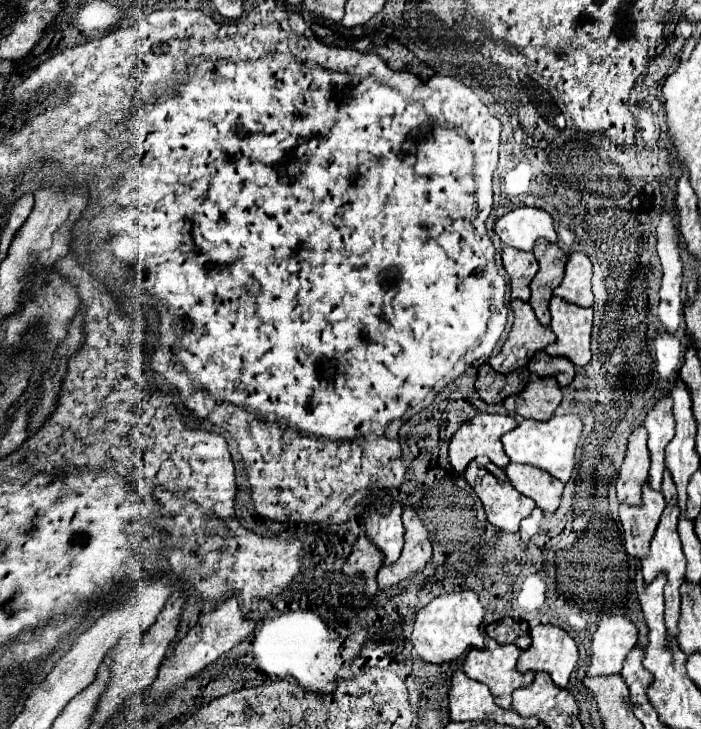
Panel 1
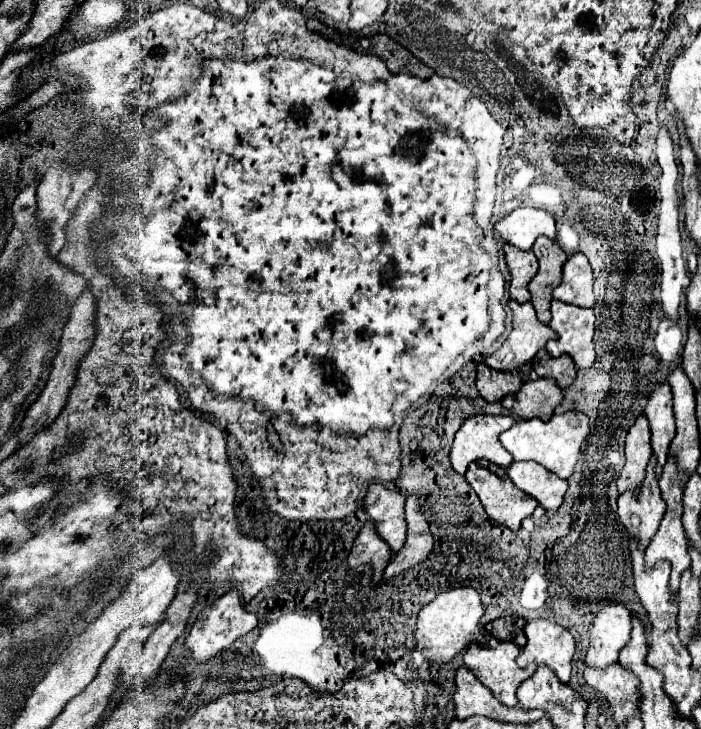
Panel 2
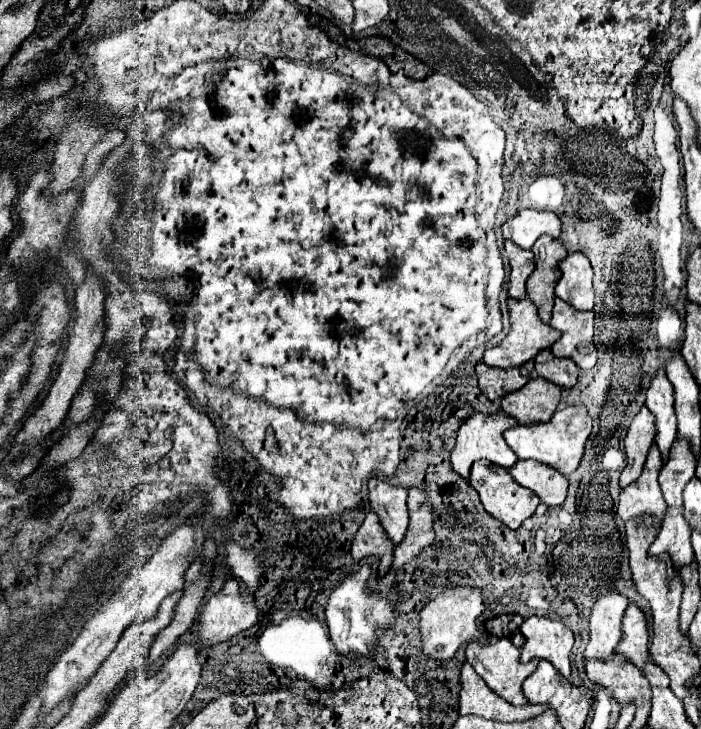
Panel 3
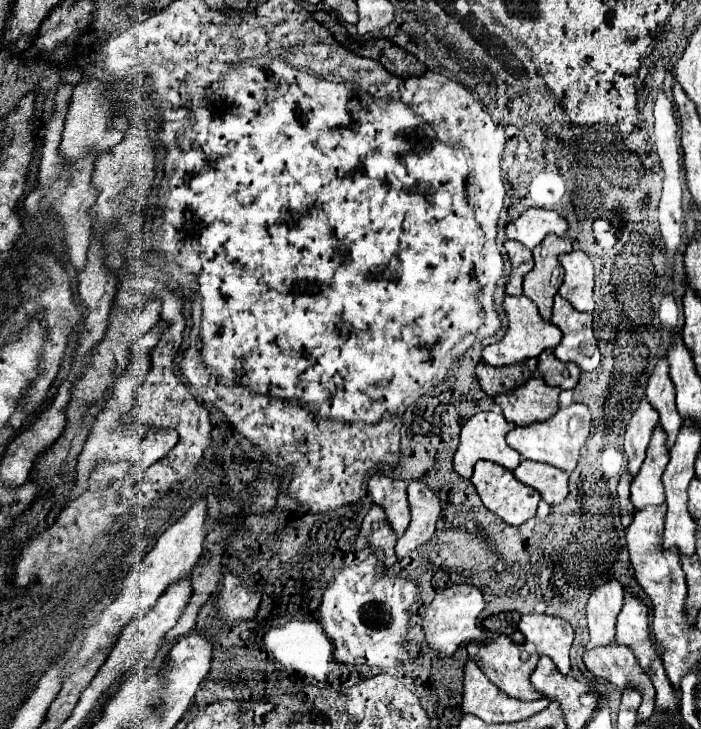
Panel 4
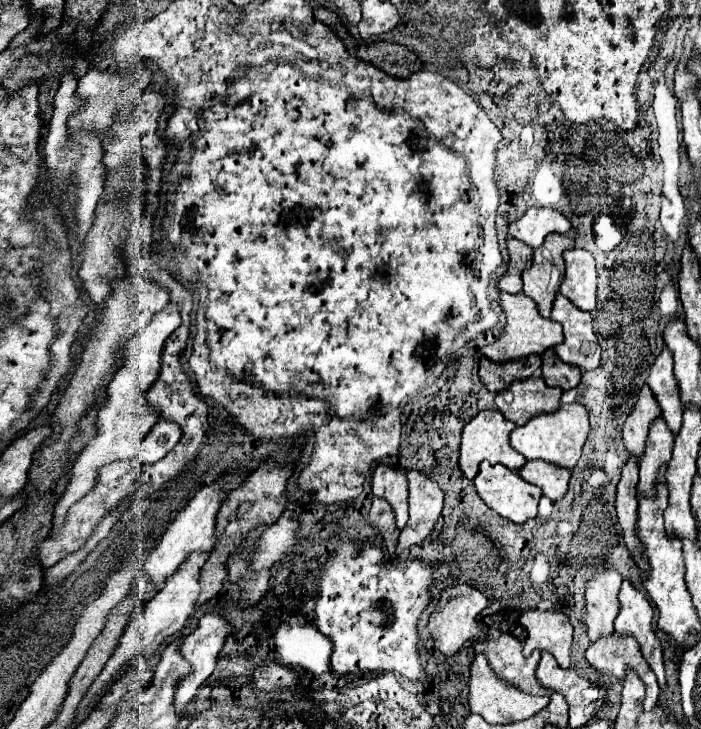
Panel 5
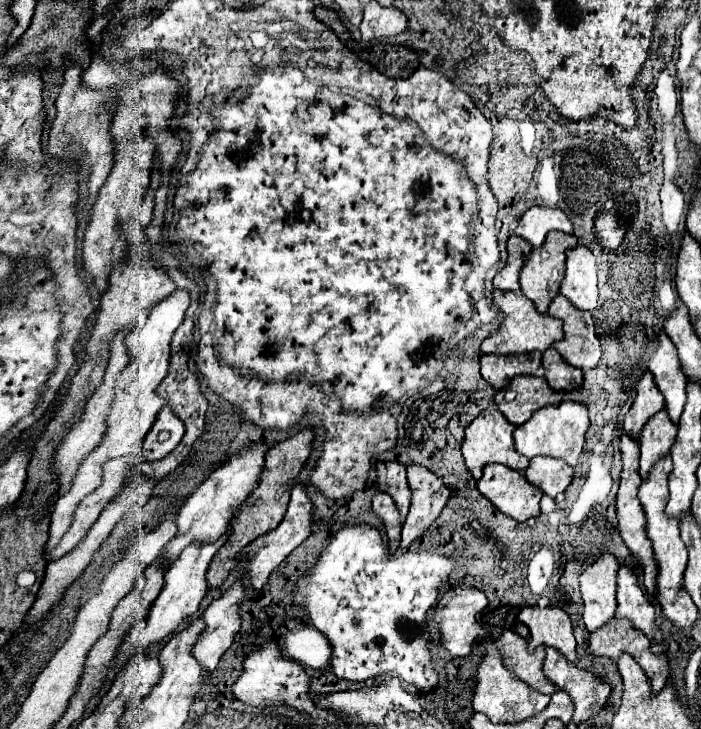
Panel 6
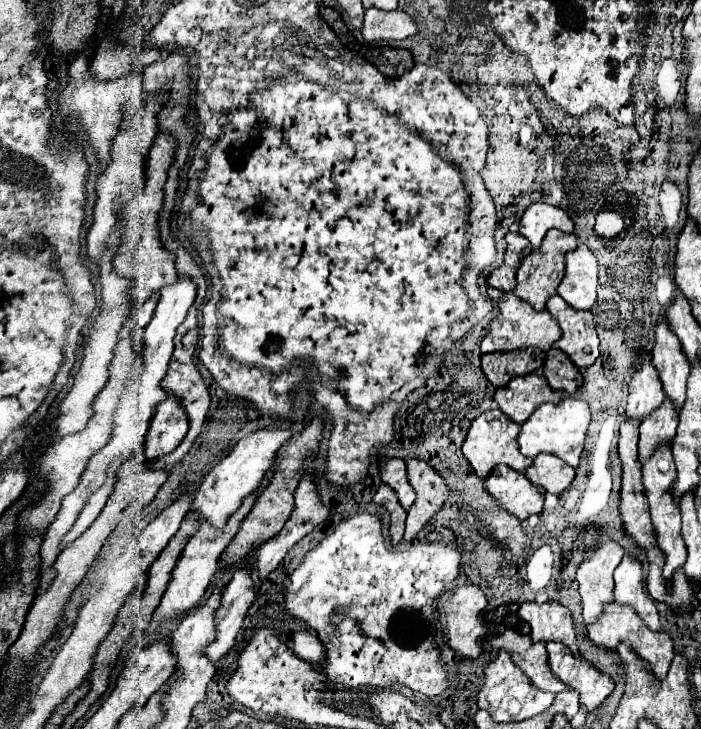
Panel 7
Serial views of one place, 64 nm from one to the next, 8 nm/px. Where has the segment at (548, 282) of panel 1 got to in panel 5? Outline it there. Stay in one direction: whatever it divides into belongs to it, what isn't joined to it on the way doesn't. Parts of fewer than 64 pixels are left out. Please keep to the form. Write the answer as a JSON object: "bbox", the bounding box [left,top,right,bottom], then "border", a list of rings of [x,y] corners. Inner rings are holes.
{"bbox":[522,234,574,318],"border":[[[548,234],[544,244],[534,250],[532,266],[522,274],[524,294],[530,296],[544,318],[550,318],[550,308],[564,280],[562,252],[574,248],[574,240],[566,234]]]}

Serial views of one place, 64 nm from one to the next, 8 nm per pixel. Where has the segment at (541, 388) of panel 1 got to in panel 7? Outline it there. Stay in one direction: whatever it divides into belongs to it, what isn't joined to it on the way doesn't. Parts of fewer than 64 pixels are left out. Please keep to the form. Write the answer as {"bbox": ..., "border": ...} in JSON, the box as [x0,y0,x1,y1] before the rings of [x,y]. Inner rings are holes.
{"bbox":[494,374,562,424],"border":[[[526,374],[510,380],[504,388],[496,390],[494,400],[512,422],[524,424],[540,404],[558,404],[562,400],[562,392],[552,390],[544,376]]]}

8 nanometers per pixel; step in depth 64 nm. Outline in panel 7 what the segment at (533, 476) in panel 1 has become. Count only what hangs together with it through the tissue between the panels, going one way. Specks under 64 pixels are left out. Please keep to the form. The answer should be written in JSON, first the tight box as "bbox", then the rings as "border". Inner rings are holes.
{"bbox":[526,454,574,496],"border":[[[538,454],[532,462],[532,466],[526,470],[526,478],[532,484],[542,486],[546,492],[558,496],[572,484],[574,468],[556,456]]]}

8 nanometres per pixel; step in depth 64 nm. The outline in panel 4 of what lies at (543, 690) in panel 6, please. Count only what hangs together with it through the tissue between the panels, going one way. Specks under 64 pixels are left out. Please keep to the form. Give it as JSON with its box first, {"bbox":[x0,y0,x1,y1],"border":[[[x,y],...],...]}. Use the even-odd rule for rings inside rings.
{"bbox":[468,636,540,700],"border":[[[500,636],[496,642],[490,642],[490,644],[468,644],[468,656],[476,664],[480,664],[480,670],[488,674],[488,680],[492,680],[492,684],[496,684],[504,694],[516,700],[538,700],[540,694],[530,684],[530,674],[538,664],[538,656],[534,654],[528,662],[522,662],[520,648],[508,636]]]}

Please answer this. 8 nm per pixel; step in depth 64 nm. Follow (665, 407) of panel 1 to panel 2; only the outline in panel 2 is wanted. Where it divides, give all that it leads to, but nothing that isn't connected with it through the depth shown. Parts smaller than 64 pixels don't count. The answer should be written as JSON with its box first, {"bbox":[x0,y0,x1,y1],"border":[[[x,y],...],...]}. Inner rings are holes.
{"bbox":[646,384,676,478],"border":[[[660,384],[652,390],[646,404],[646,418],[652,432],[652,452],[656,456],[656,478],[660,478],[662,466],[666,464],[668,446],[676,434],[674,414],[672,414],[672,392],[668,384]]]}

